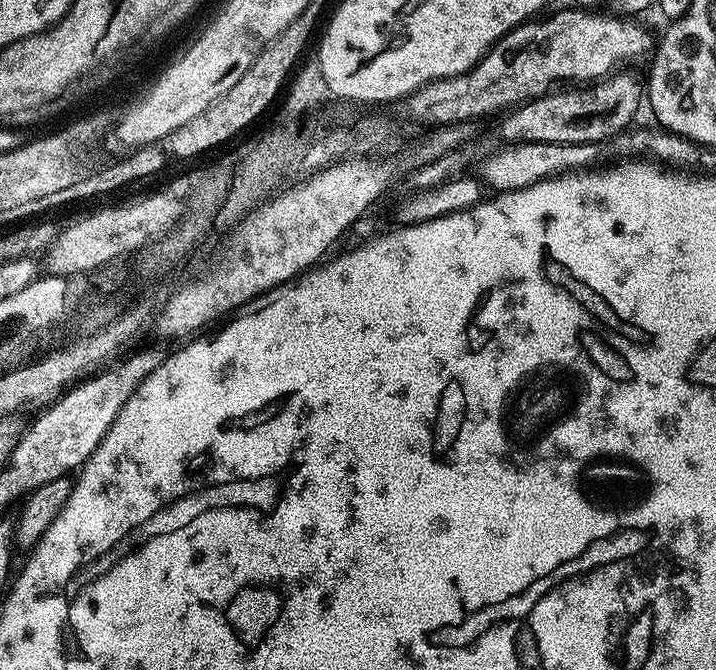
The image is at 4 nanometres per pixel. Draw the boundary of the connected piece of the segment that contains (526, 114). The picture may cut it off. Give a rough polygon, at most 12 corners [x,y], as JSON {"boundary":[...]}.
{"boundary":[[613,74],[501,115],[504,144],[612,136],[642,104]]}

